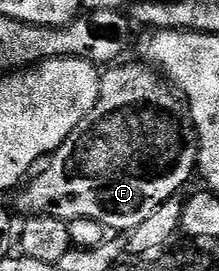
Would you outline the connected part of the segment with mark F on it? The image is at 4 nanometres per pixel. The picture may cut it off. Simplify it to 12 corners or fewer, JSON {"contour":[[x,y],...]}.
{"contour":[[120,62],[17,198],[130,234],[198,168],[190,113]]}

